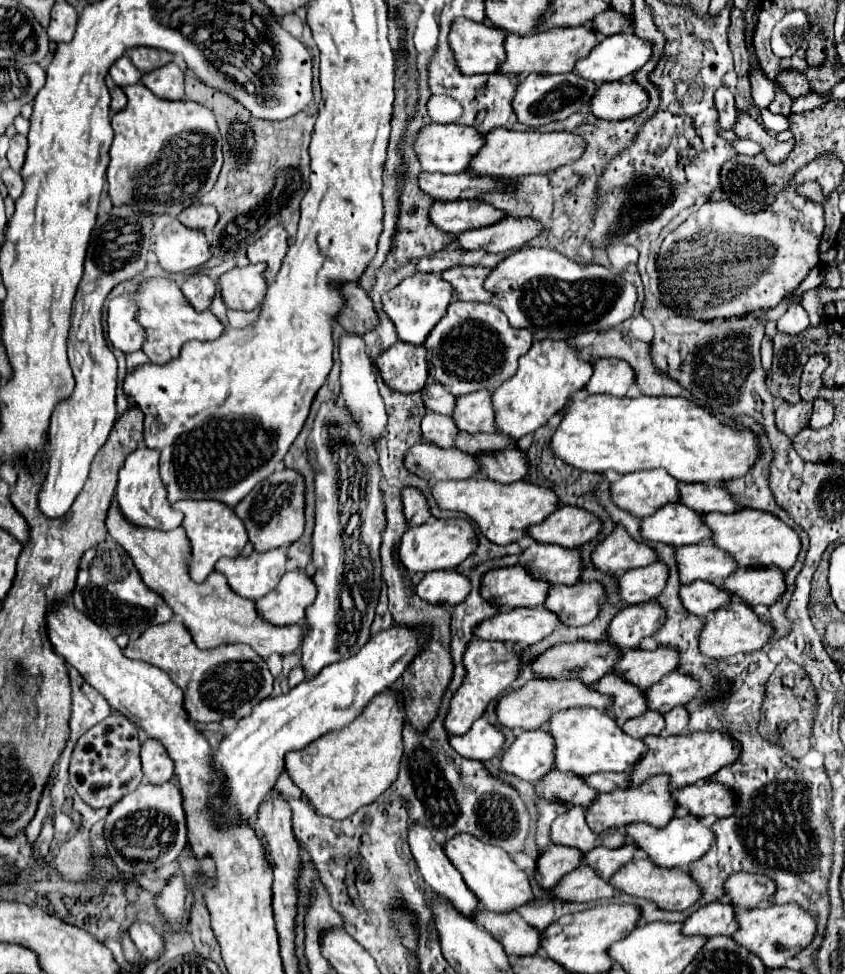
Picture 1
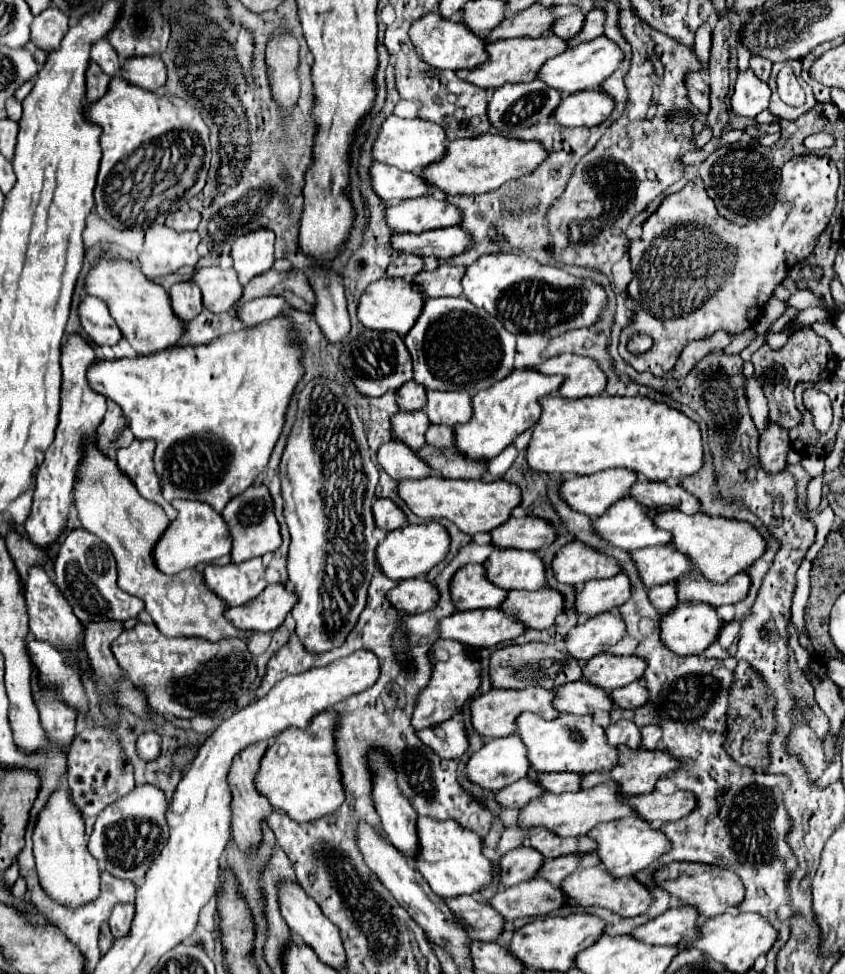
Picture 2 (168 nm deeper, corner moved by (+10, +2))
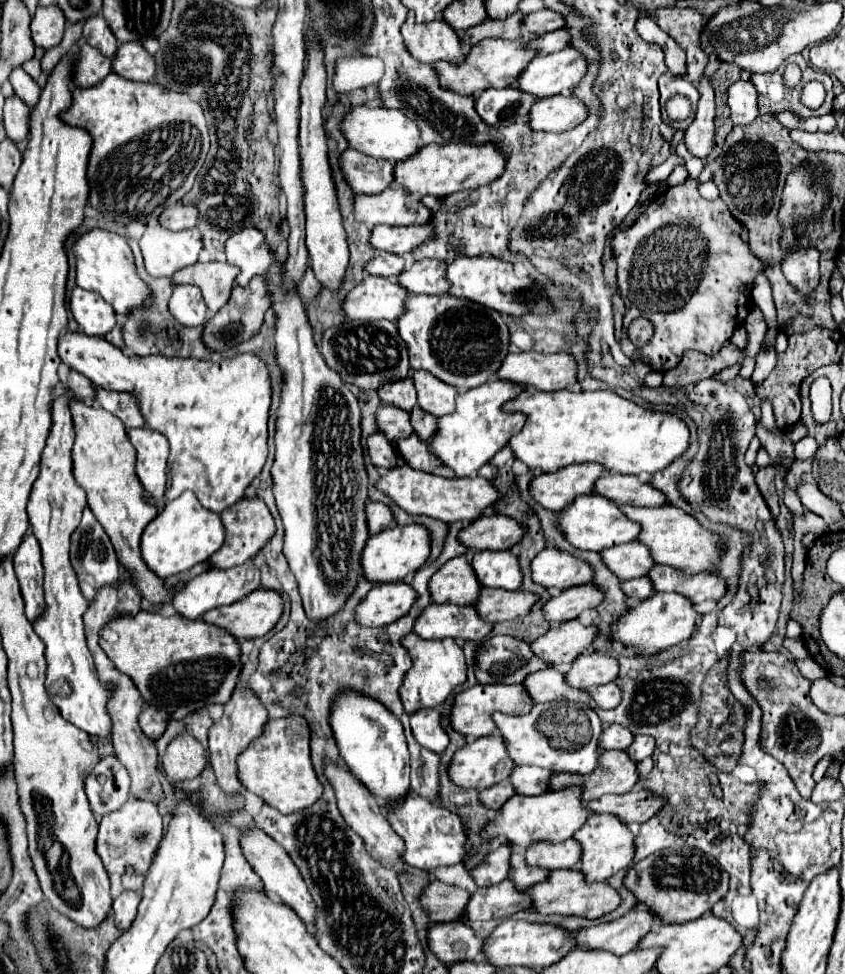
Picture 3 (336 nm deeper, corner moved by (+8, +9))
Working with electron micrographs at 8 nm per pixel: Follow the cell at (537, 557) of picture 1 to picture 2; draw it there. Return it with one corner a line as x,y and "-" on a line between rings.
493,550
483,562
489,582
503,590
541,590
545,588
543,560
527,550

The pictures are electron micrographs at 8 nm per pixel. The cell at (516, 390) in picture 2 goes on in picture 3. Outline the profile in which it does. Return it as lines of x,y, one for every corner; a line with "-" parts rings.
505,379
485,383
473,391
457,395
457,409
451,415
439,419
439,429
431,439
431,451
443,461
445,467
451,467
457,477
471,477
483,467
493,455
507,445
507,441
519,433
527,421
527,415
509,413
503,409
505,403
513,401
525,387
513,387

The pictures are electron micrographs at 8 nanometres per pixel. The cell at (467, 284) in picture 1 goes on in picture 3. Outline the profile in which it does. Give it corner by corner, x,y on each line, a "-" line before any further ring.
437,259
415,261
411,269
405,269
399,275
399,283
405,285
409,293
427,293
427,295
445,295
449,293
449,283
445,279
447,263

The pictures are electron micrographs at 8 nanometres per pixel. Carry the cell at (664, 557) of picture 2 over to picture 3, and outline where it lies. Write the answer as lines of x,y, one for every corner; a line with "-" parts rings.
629,541
611,549
601,551
603,561
619,579
637,579
649,573
653,563
653,555
649,555
649,547
637,541

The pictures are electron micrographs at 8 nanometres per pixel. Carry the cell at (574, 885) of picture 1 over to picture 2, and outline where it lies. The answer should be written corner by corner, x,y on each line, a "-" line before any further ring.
533,878
497,892
489,900
489,906
493,906
505,918
505,922
509,922
515,918
545,916
563,906
561,898
563,894
559,894
559,888
543,882
541,878

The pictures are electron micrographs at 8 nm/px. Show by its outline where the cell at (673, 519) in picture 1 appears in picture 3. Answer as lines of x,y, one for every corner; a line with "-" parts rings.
581,495
573,501
571,507
563,509
559,515
561,531
567,537
567,541
577,549
589,549
589,551
603,551
621,543
635,541
641,525
625,519
621,515
621,507
613,503
613,499
605,499
601,495

